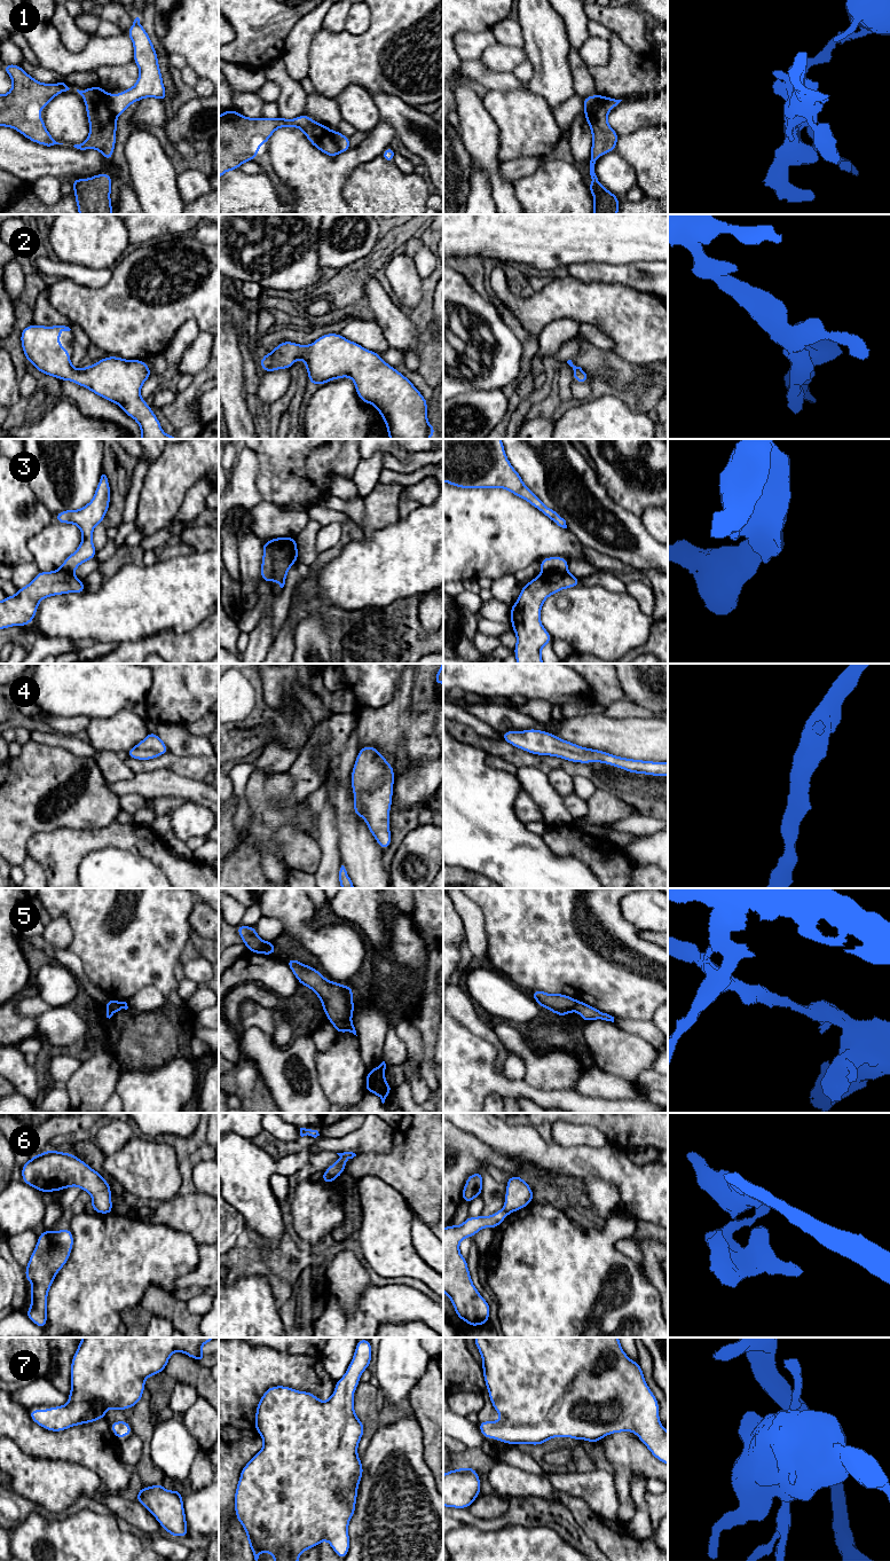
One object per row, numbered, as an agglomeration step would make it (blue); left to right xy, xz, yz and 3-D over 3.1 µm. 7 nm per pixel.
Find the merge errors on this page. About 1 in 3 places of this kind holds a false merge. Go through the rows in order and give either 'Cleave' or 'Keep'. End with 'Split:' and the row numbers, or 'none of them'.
1: Cleave
2: Keep
3: Cleave
4: Keep
5: Keep
6: Cleave
7: Keep
Split: 1, 3, 6

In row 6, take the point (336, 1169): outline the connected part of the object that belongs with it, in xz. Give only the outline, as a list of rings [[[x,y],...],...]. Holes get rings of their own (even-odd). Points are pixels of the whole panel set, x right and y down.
[[[344,1152],[344,1153],[337,1153],[340,1159],[332,1163],[325,1171],[323,1175],[328,1175],[328,1176],[331,1176],[333,1178],[338,1178],[344,1171],[345,1171],[345,1168],[346,1168],[346,1160],[349,1160],[349,1159],[353,1159],[354,1156],[356,1156],[355,1153],[353,1152]]]

